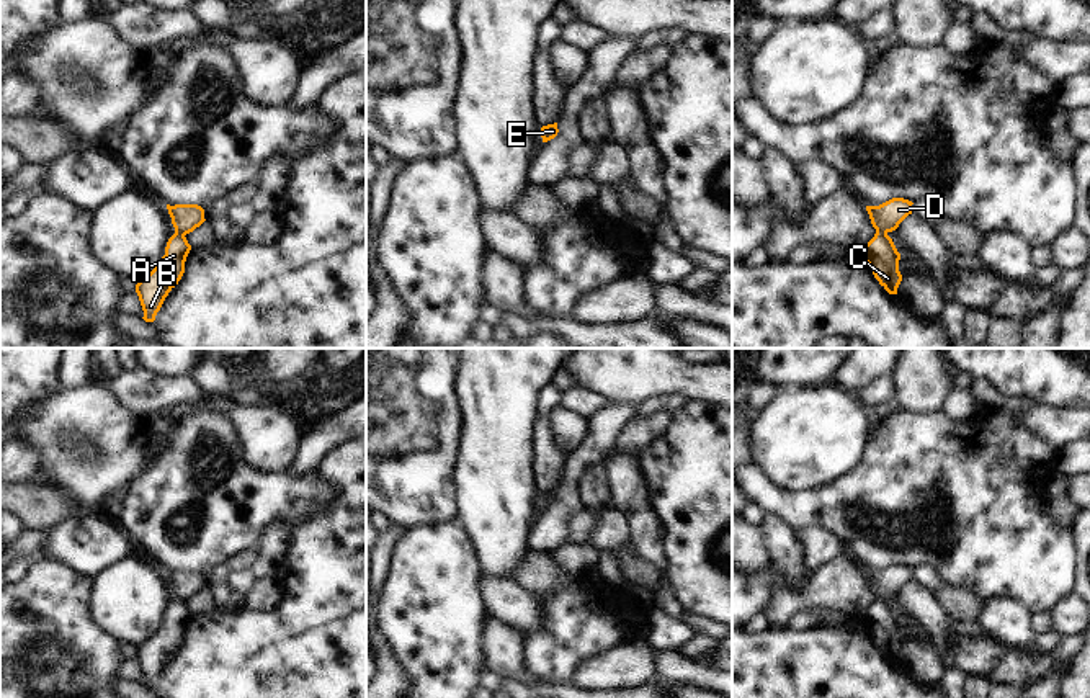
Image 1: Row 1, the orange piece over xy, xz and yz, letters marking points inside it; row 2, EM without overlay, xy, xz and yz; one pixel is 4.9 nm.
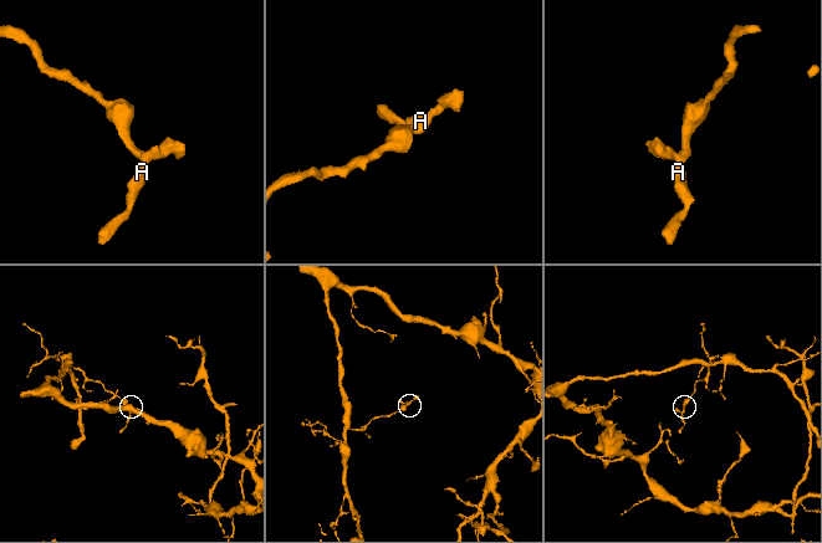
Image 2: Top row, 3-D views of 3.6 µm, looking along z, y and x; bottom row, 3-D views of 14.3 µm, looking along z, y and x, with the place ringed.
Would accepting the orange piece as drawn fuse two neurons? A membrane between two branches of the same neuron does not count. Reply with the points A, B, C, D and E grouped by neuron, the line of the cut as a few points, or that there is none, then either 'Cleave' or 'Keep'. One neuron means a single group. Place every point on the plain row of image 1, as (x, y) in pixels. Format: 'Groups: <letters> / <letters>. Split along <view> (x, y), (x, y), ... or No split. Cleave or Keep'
Groups: A B C / D E. Split along yz (876, 597), (886, 600). Cleave.

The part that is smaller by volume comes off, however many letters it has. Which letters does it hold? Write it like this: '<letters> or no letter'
A, B, C.

